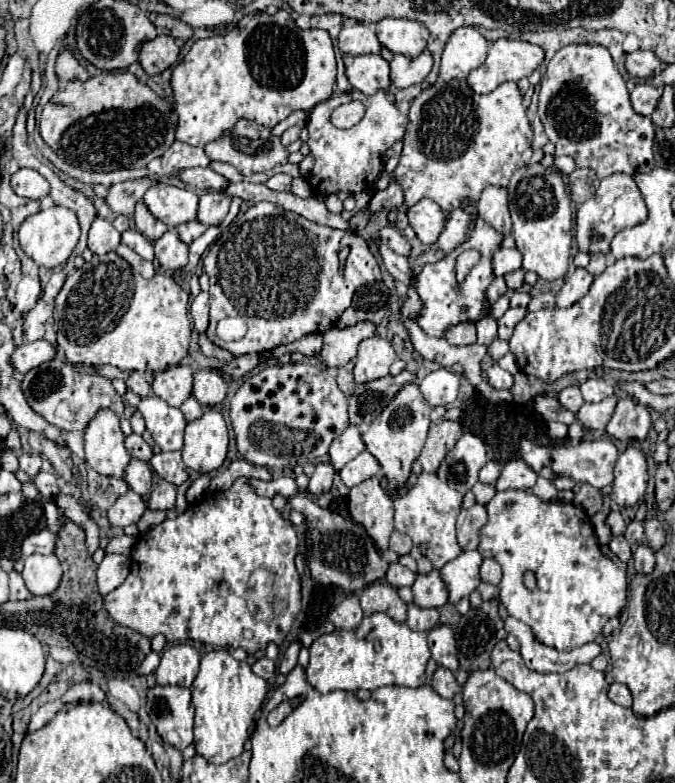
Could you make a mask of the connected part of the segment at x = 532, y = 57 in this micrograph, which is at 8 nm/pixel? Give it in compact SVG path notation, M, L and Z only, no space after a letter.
M497 39L489 47L485 63L471 71L467 83L475 93L491 93L505 81L529 77L543 63L543 49L529 41Z

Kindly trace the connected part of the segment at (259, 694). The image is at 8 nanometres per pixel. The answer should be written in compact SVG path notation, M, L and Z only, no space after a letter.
M215 649L201 657L199 673L191 685L195 705L195 747L209 763L227 763L243 753L247 729L253 715L263 705L267 683L251 671L247 661L233 659L229 649Z

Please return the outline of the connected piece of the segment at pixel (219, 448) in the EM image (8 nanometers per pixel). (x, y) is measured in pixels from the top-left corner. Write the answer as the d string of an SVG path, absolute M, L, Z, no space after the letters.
M207 409L199 419L189 421L185 427L185 445L181 449L183 461L189 469L209 473L219 469L227 455L229 431L227 423L217 409Z

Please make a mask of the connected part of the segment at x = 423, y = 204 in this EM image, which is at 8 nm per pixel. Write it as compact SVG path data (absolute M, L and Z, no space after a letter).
M421 199L419 203L415 203L415 207L409 207L407 217L409 225L425 245L433 245L437 241L445 223L441 207L431 199Z

